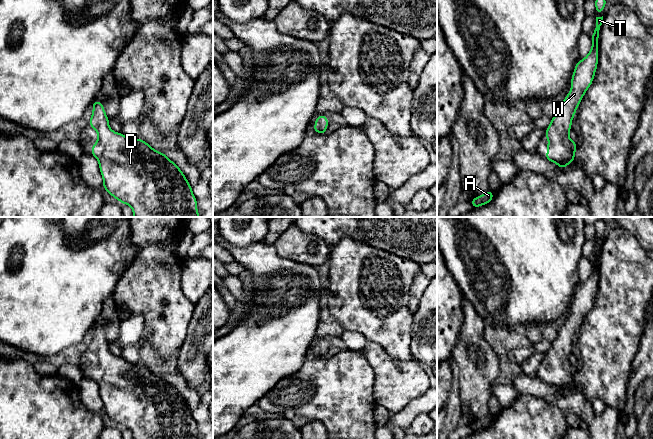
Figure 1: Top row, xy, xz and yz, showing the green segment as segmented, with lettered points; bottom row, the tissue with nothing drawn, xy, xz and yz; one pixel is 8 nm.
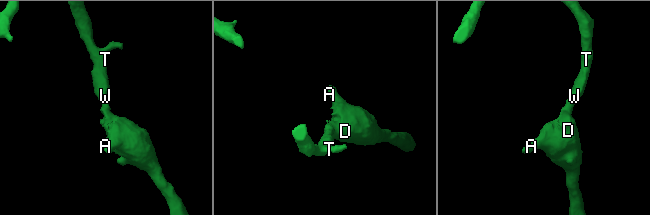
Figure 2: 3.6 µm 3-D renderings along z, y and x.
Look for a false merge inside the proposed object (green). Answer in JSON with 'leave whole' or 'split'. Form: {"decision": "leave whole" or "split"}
{"decision": "leave whole"}

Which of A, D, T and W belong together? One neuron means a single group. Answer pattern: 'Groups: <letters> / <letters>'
Groups: A D T W

